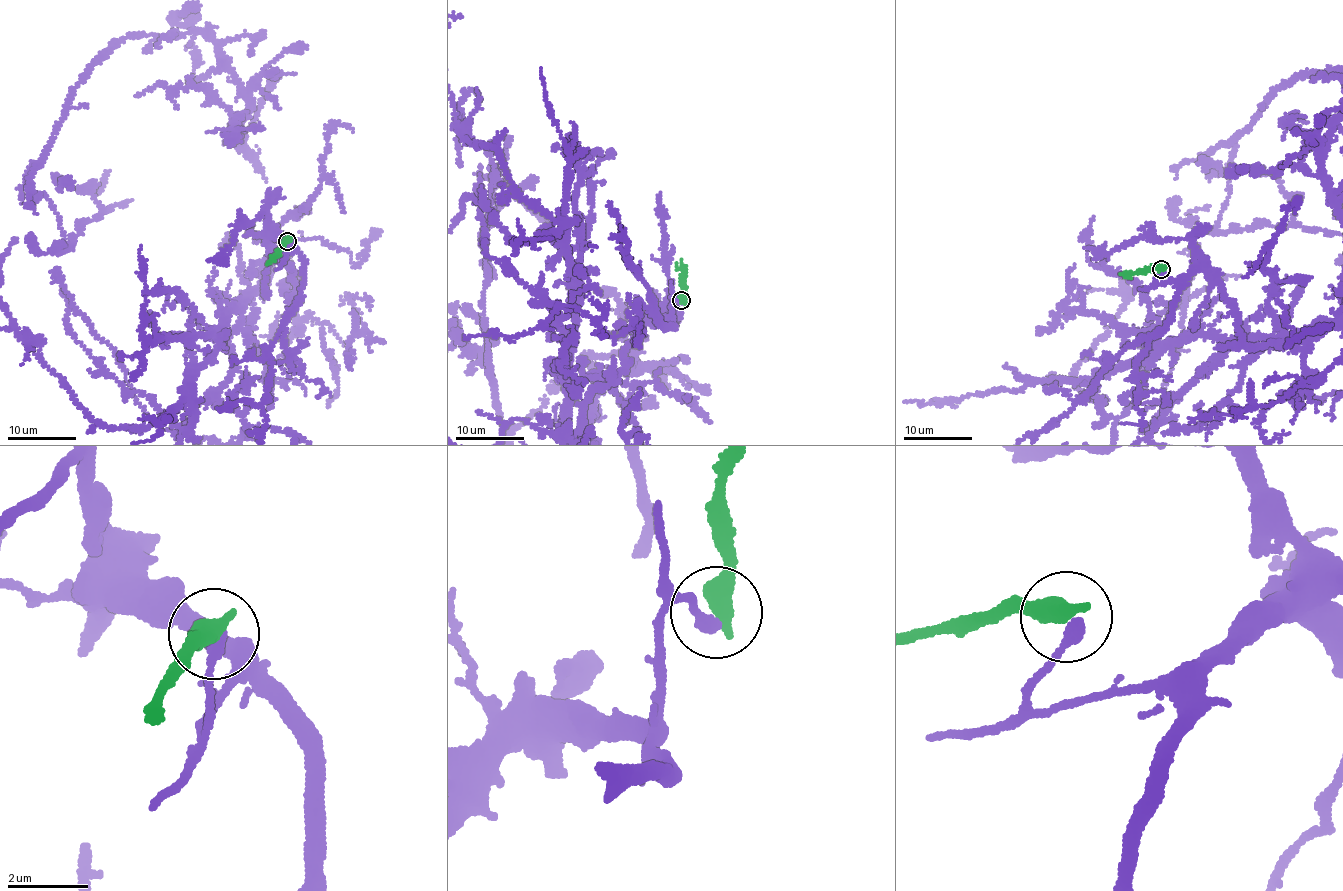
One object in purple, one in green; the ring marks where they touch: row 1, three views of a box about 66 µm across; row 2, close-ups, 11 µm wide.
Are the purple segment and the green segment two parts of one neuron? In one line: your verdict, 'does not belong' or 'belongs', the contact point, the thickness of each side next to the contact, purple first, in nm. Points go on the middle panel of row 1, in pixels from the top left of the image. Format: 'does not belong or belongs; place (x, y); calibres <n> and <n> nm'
does not belong; place (681, 300); calibres 320 and 550 nm

